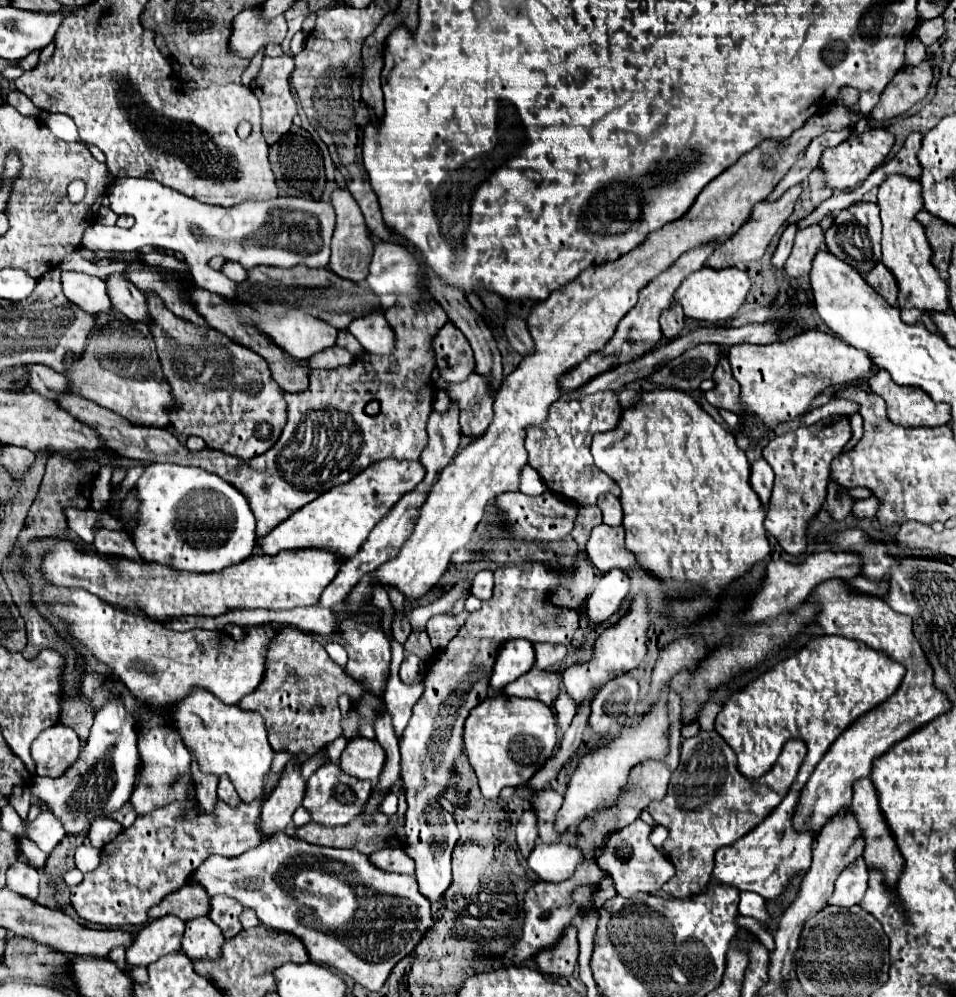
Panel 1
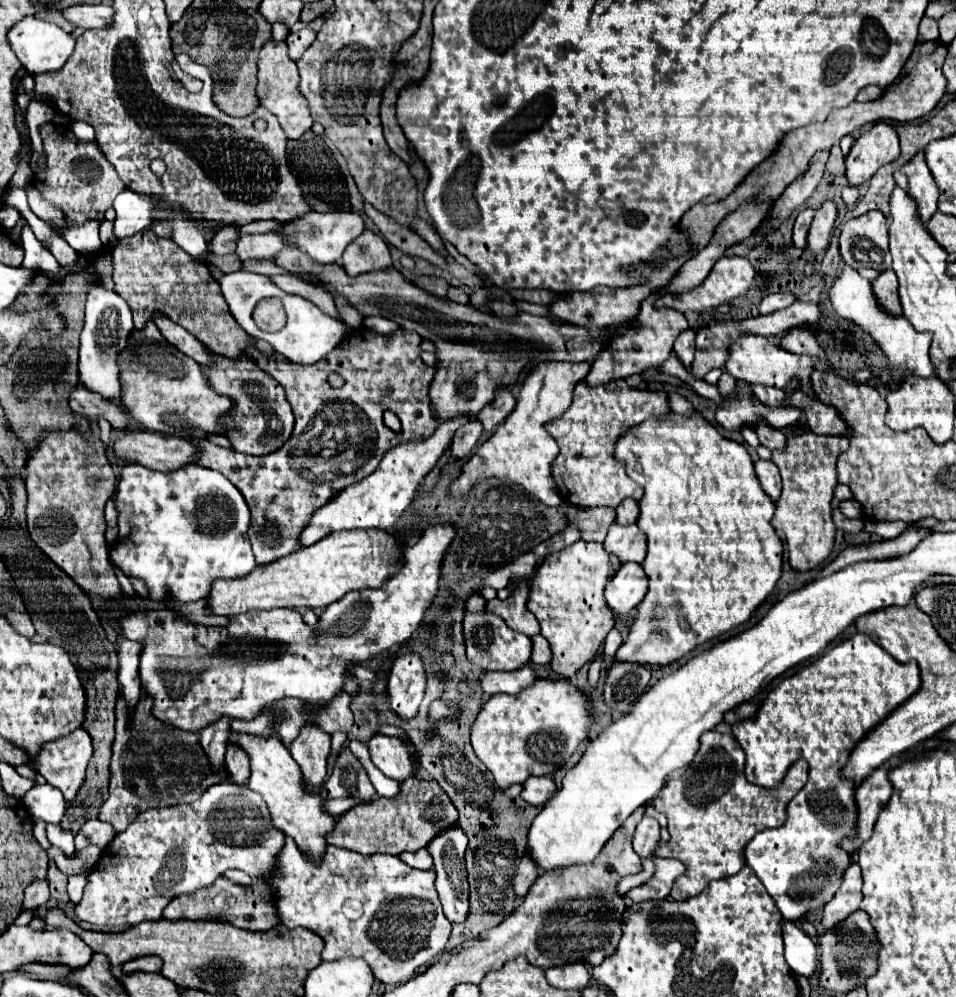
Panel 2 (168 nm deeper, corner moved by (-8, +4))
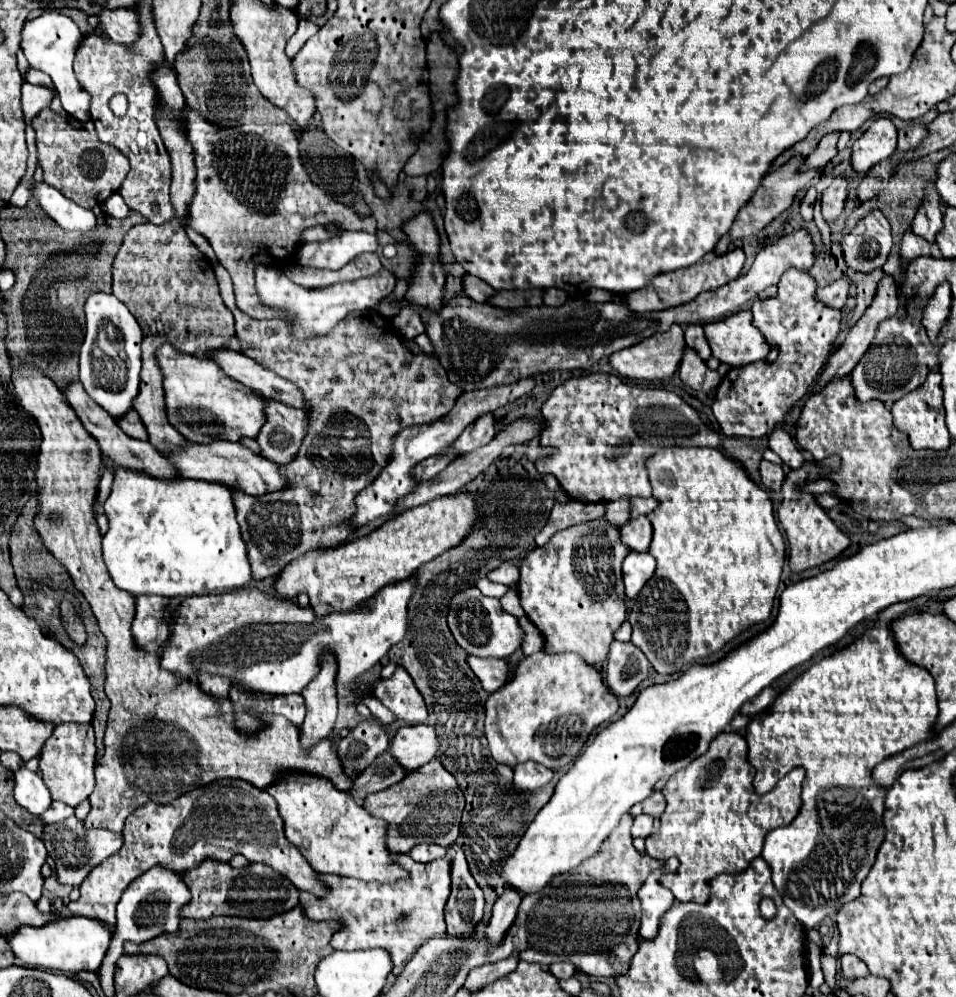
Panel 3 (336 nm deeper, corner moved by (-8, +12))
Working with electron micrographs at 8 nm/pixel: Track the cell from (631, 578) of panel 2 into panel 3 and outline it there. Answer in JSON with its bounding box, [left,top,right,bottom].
[623,551,655,599]

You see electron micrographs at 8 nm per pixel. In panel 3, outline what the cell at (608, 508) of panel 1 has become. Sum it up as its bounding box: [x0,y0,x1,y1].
[629,497,657,517]

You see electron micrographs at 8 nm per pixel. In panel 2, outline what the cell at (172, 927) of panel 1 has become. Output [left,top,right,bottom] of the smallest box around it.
[121,957,163,975]

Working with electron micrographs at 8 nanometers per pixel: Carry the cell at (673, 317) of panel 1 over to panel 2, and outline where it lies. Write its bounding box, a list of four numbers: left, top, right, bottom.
[675,329,695,371]

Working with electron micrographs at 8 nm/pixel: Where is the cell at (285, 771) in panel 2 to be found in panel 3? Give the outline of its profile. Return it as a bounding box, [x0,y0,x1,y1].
[267,771,405,883]

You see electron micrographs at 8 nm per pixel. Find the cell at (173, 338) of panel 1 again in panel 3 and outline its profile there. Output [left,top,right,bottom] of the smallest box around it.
[257,399,305,463]

